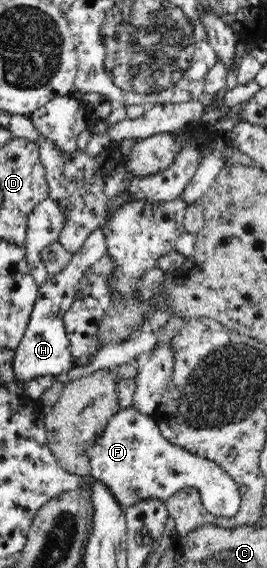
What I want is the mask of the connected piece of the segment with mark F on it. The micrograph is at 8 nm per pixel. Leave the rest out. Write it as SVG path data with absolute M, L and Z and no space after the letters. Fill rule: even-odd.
M133 407L121 408L111 415L103 433L99 433L99 437L93 441L88 456L89 479L102 481L124 509L147 497L166 502L173 493L185 487L197 489L203 507L217 518L237 515L242 502L240 487L219 465L184 447L169 443L161 434L155 418Z

